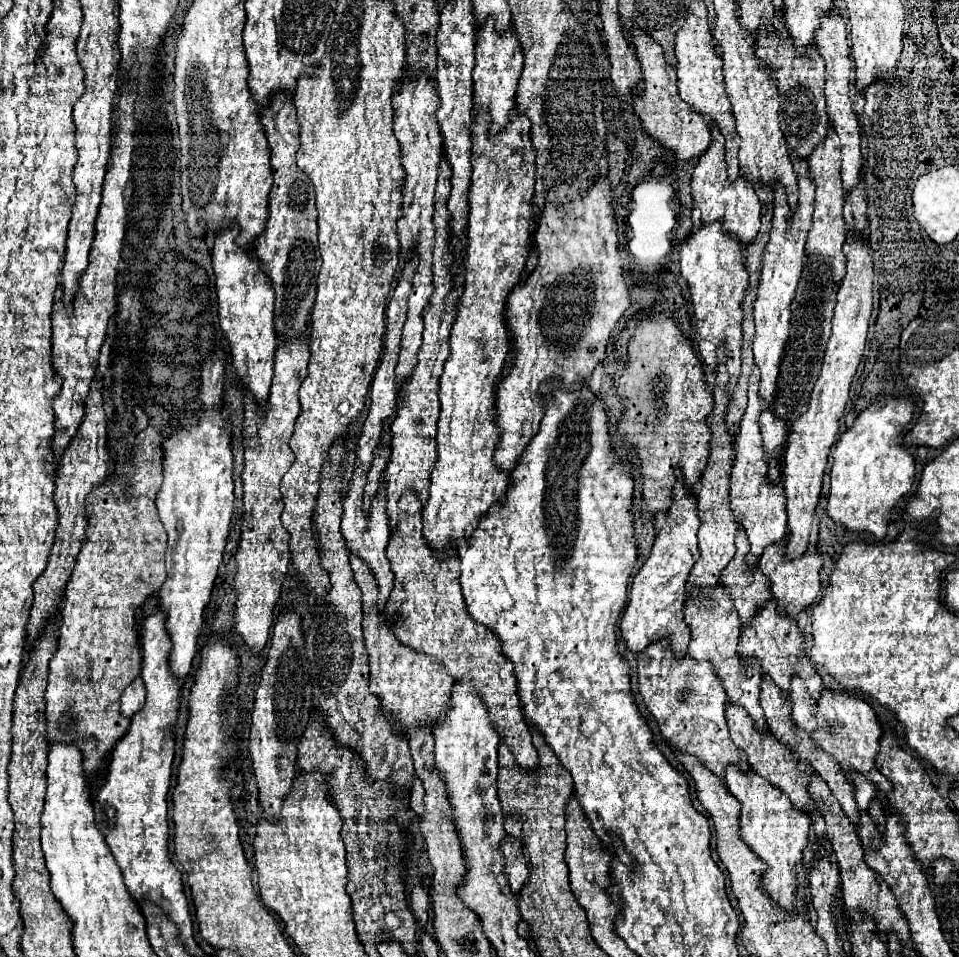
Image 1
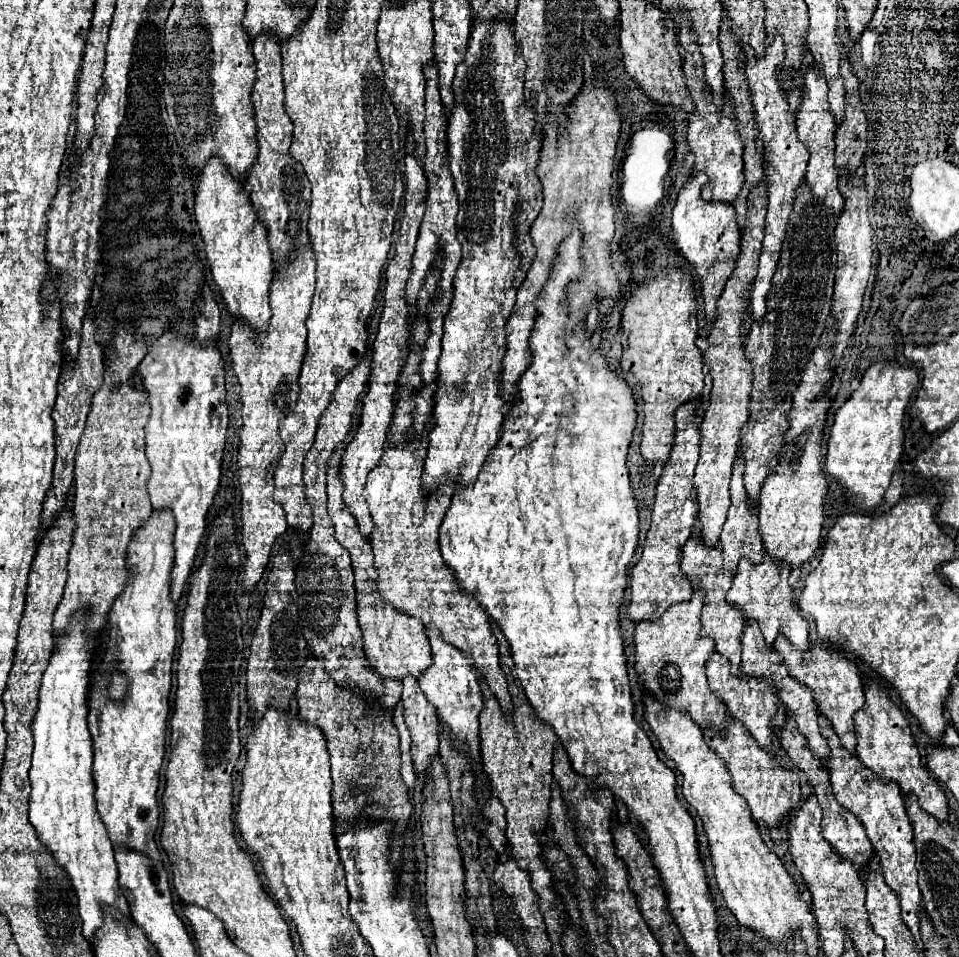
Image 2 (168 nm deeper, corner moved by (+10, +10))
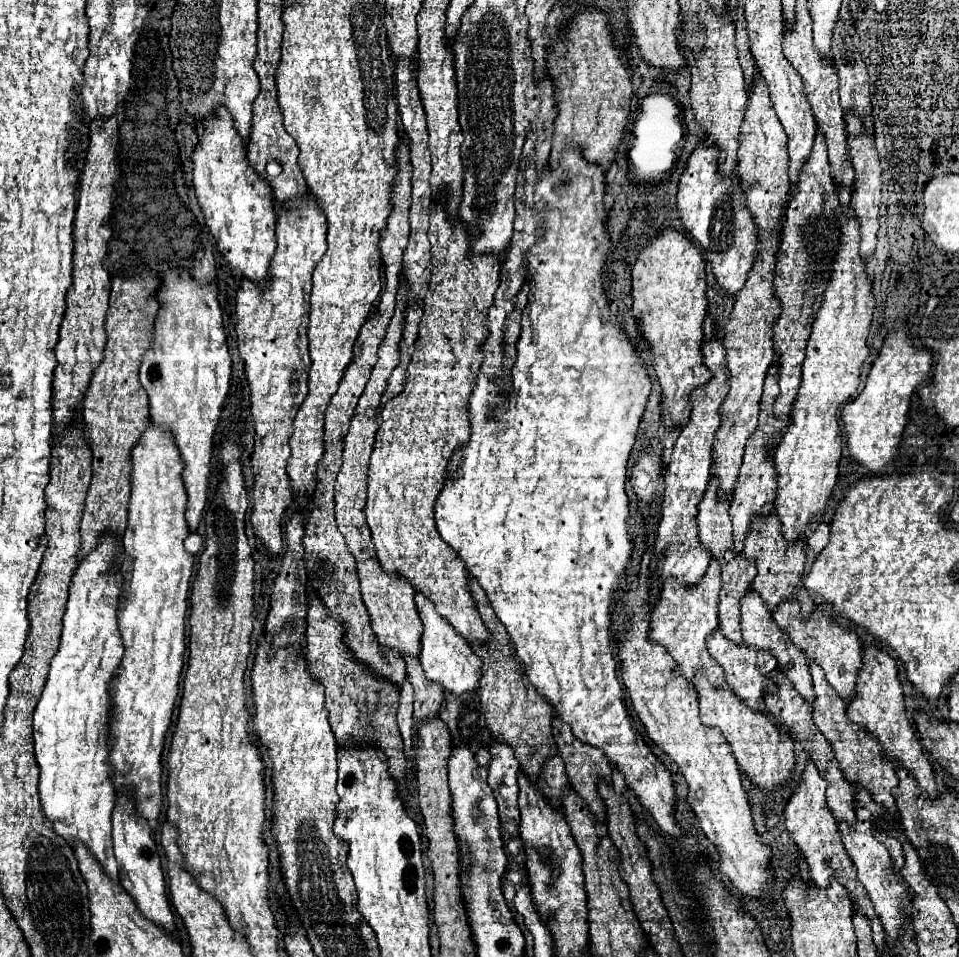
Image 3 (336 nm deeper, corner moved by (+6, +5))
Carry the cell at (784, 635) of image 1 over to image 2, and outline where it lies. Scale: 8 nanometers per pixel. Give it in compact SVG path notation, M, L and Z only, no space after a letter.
M766 557L758 565L750 565L750 561L742 559L736 569L736 577L732 581L730 591L726 593L726 599L740 607L744 613L744 619L756 619L760 623L762 635L768 645L774 643L778 633L784 633L792 645L798 649L806 649L808 643L808 623L806 619L798 613L796 603L794 603L794 593L788 583L790 577L790 567L778 565L778 559Z

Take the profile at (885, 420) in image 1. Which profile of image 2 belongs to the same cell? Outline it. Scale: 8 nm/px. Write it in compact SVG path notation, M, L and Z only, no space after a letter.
M896 361L872 363L860 381L860 387L834 413L826 453L826 471L838 479L862 511L874 509L884 499L892 473L902 455L904 411L918 381L918 369L914 365L900 365Z

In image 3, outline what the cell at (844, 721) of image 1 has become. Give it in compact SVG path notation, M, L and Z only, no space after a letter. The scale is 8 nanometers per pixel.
M786 602L786 606L782 606L782 610L778 610L778 614L774 614L774 622L778 624L780 632L786 634L788 640L806 654L806 658L810 662L816 662L824 670L826 680L848 706L854 700L856 678L862 668L862 650L860 650L856 632L838 626L820 608L814 608L812 616L806 622L802 622L802 618L798 618L798 606L794 606L794 602Z

